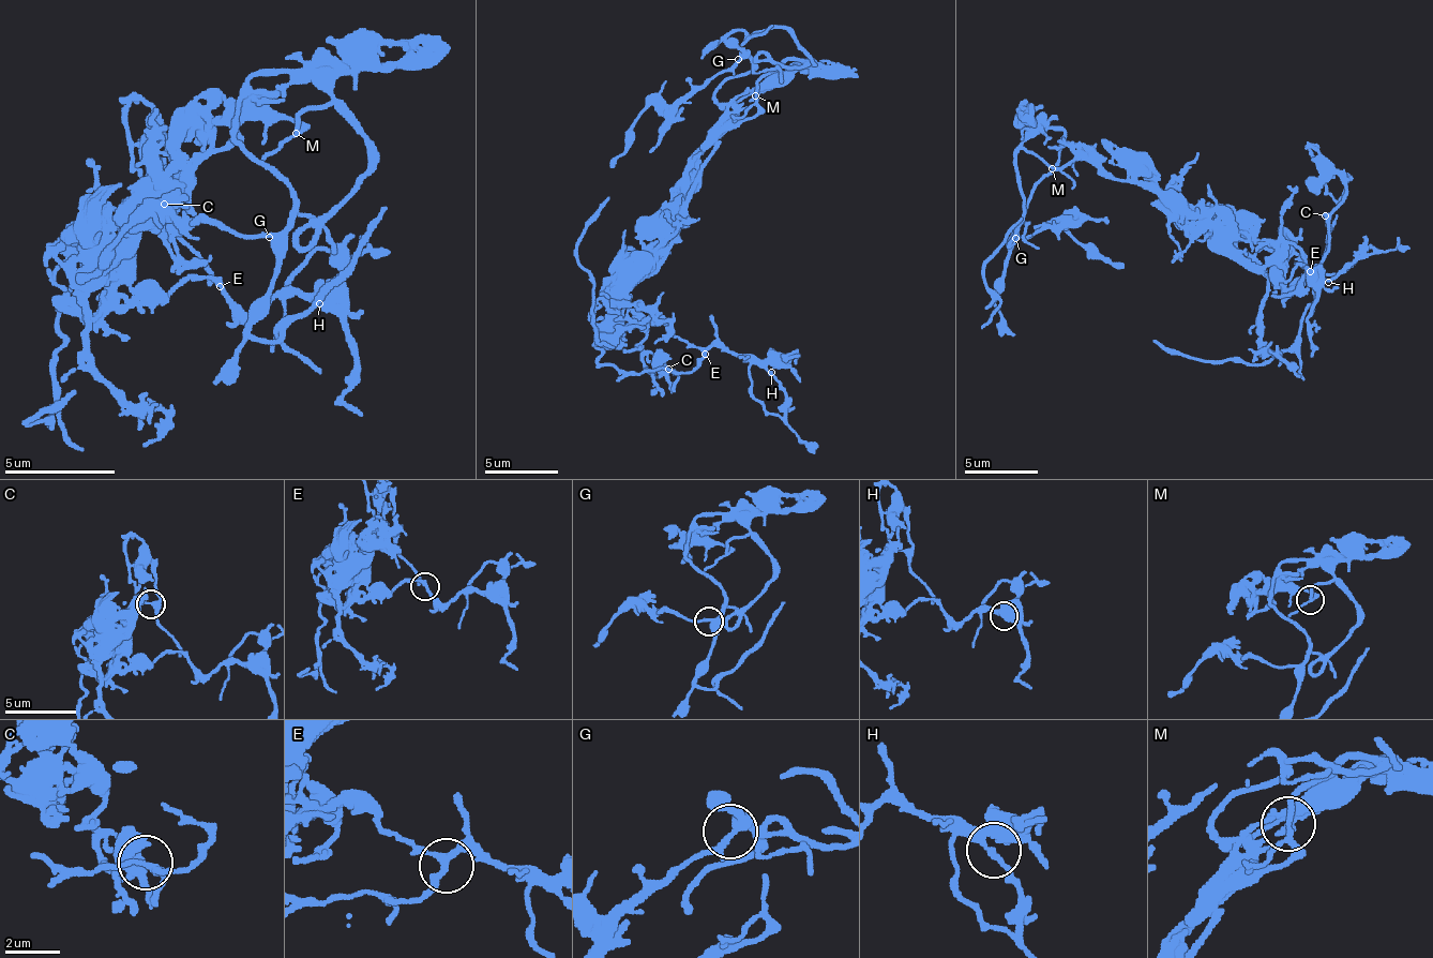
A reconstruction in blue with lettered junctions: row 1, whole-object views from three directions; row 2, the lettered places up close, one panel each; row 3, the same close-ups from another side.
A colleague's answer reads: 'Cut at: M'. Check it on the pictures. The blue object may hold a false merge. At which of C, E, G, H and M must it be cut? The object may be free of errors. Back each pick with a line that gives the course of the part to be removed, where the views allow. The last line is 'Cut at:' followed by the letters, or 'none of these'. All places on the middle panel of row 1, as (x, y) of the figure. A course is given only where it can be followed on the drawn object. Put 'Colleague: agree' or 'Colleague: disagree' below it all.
Cut at: none of these
Colleague: disagree

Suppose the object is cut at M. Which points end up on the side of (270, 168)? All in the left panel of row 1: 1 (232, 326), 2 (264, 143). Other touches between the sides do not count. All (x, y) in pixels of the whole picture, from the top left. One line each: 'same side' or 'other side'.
1: other side
2: other side

